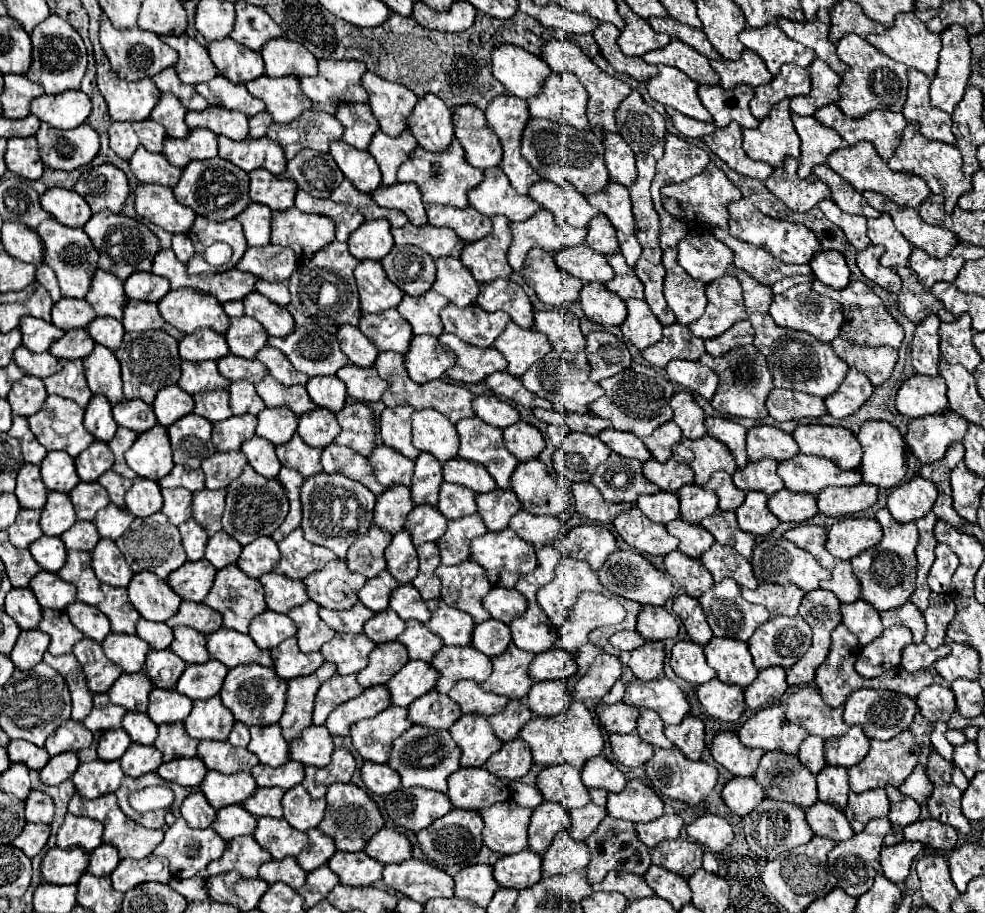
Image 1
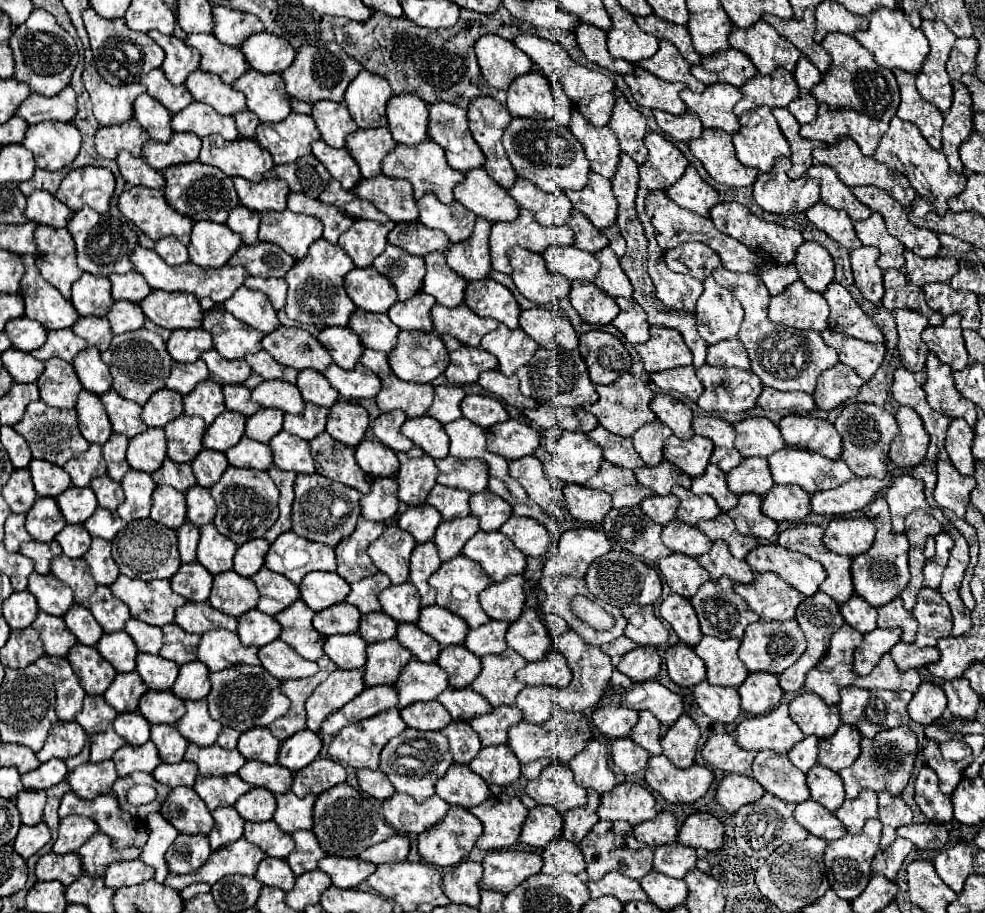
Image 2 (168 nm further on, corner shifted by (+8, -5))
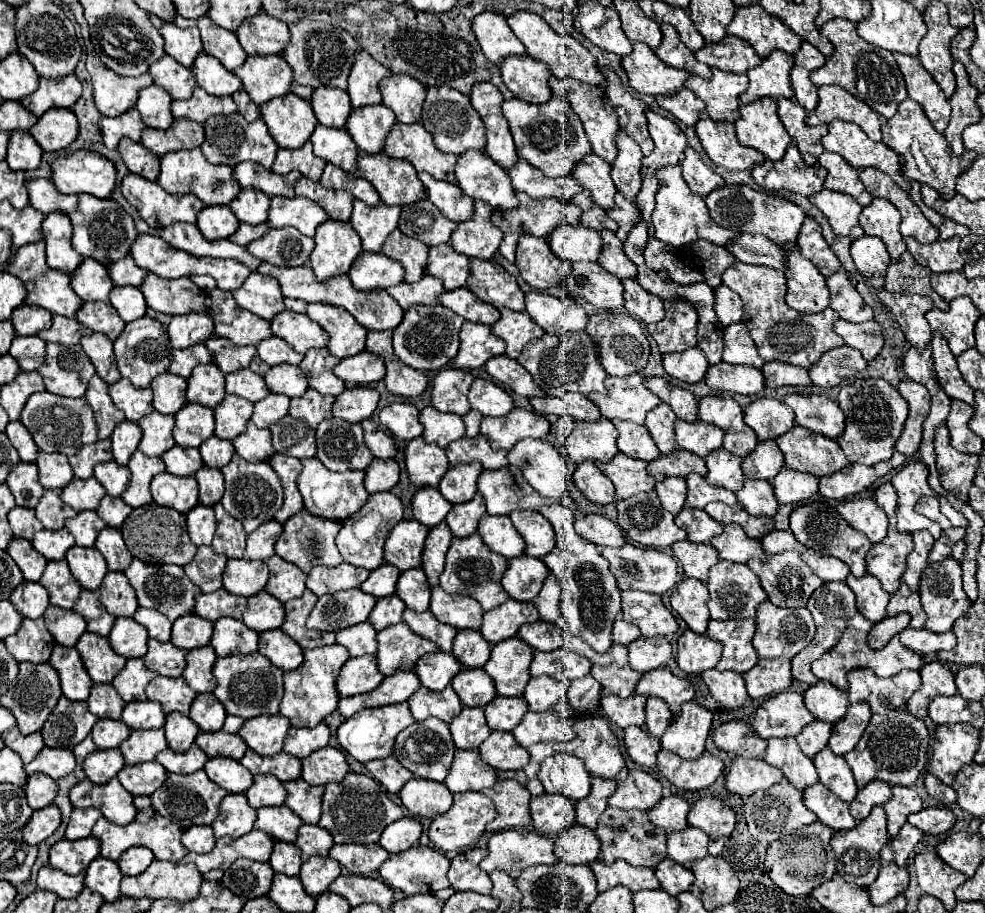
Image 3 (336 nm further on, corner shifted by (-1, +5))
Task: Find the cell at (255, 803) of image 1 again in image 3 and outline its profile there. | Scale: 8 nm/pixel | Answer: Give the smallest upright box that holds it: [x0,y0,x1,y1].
[247,774,285,808]

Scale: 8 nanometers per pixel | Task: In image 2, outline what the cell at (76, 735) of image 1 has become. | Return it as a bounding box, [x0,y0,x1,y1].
[36,722,86,762]

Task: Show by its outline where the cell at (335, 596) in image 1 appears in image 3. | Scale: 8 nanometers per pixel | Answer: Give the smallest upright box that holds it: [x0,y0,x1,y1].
[307,562,369,596]

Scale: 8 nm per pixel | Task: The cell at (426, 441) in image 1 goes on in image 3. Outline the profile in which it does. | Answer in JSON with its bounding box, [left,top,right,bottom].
[419,406,465,450]

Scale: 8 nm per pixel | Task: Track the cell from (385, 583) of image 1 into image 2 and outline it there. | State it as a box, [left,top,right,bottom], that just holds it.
[346,572,392,614]

